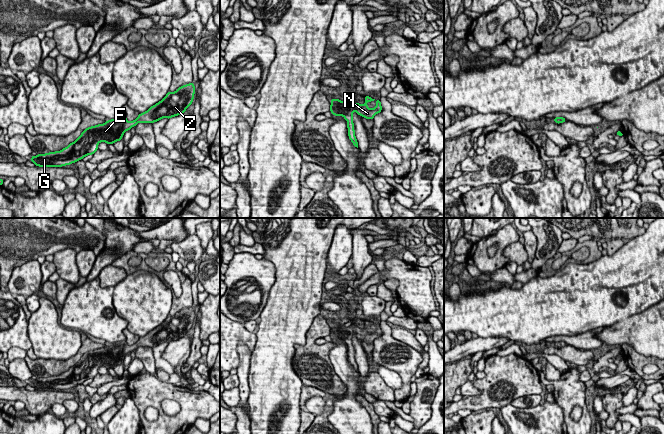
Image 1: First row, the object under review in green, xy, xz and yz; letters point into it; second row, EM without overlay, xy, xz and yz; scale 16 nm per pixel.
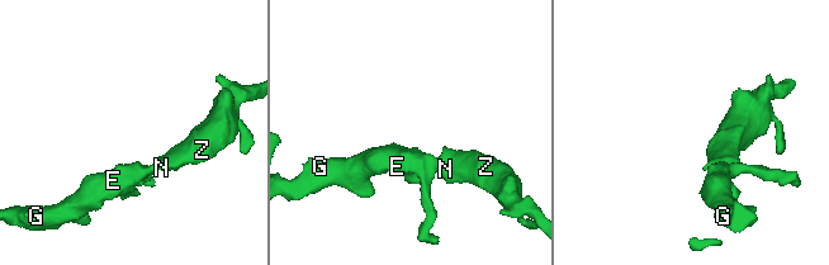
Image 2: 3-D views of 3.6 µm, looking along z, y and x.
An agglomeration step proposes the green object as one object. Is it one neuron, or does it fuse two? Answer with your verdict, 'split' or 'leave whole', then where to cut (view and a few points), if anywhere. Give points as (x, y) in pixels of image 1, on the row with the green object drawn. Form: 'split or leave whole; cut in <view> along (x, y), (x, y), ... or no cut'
leave whole; no cut

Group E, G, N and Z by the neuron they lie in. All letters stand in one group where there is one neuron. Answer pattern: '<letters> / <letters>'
E G N Z

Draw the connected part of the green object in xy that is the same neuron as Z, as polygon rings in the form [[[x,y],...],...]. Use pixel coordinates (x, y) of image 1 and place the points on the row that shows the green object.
[[[192,82],[182,85],[175,92],[168,91],[161,101],[140,113],[135,120],[130,122],[123,116],[88,127],[67,147],[60,151],[31,156],[31,162],[39,167],[62,167],[76,163],[93,155],[98,150],[99,143],[105,142],[109,145],[122,140],[124,133],[138,123],[155,123],[163,118],[170,119],[185,113],[193,102],[194,94],[195,85]]]

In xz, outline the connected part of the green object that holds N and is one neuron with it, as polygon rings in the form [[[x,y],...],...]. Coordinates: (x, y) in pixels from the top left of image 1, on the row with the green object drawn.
[[[365,95],[364,104],[349,102],[339,99],[331,99],[330,112],[335,116],[343,116],[347,121],[348,137],[355,147],[358,148],[358,141],[355,136],[353,112],[366,119],[374,119],[374,116],[382,111],[380,99],[375,100]]]

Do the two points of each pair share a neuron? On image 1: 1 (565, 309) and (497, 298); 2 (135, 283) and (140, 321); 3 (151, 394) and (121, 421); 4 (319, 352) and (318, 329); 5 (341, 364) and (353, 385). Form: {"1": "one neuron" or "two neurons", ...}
{"1": "one neuron", "2": "one neuron", "3": "two neurons", "4": "one neuron", "5": "one neuron"}

